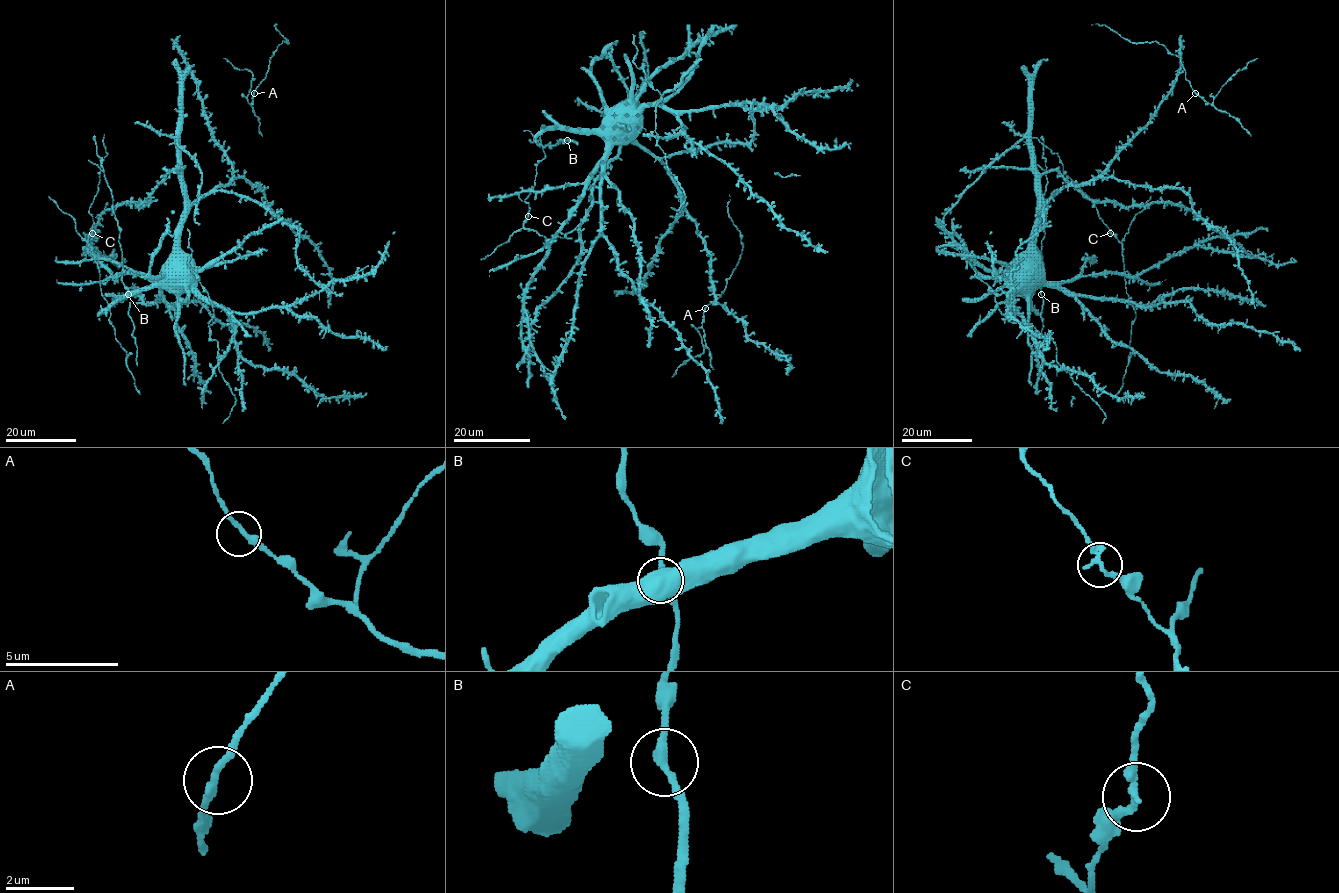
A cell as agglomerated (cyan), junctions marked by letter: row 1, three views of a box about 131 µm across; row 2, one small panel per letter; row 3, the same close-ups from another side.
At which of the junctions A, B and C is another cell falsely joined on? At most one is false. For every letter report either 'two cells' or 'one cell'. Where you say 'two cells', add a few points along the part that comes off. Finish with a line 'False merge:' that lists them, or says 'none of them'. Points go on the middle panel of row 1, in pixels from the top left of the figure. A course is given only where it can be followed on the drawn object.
A: one cell
B: one cell
C: one cell
False merge: none of them

